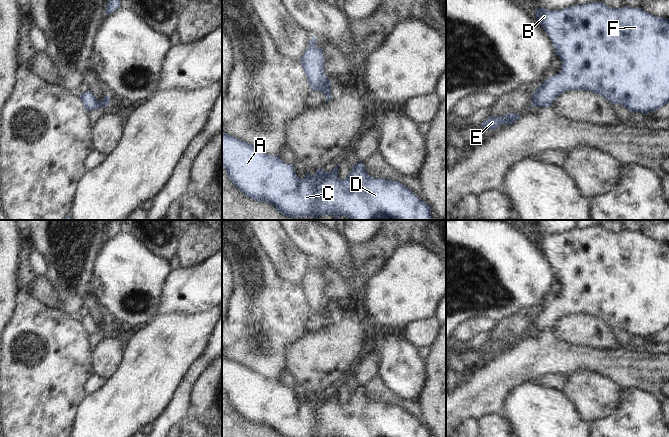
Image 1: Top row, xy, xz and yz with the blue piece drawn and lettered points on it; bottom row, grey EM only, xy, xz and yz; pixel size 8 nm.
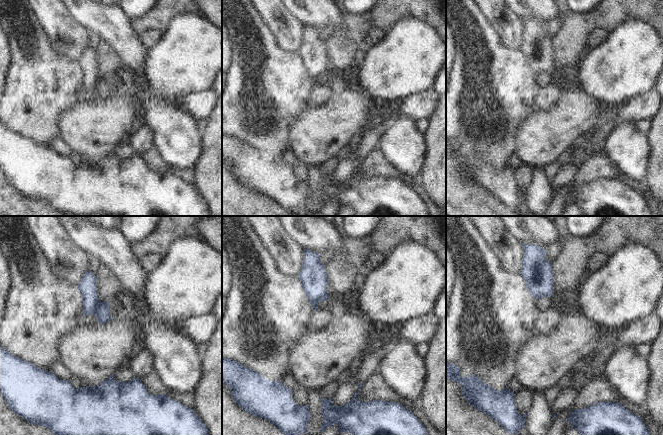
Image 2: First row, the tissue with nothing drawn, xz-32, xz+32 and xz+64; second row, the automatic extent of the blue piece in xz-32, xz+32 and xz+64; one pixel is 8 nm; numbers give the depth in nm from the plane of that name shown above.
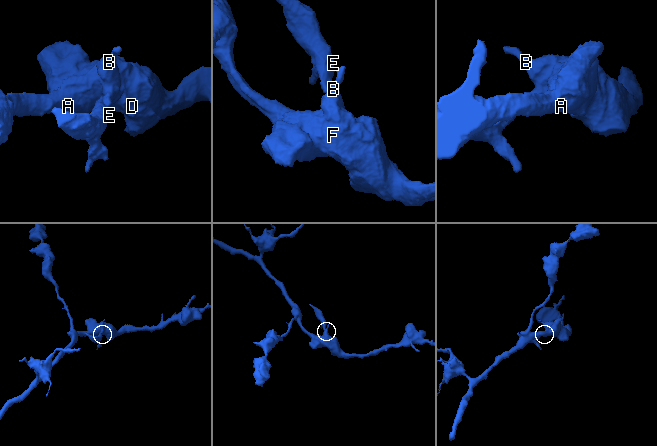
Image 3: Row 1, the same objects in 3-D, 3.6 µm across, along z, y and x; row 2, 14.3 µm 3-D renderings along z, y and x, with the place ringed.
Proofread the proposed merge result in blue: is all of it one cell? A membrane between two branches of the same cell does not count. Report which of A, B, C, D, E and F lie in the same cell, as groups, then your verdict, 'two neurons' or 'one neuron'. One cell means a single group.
A B C D F / E; two neurons

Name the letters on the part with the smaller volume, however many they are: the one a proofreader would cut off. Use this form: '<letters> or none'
E

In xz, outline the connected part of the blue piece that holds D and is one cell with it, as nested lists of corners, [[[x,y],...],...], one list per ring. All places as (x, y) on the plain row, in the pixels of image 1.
[[[222,353],[222,391],[233,408],[246,420],[260,426],[273,429],[280,437],[430,437],[431,431],[421,425],[405,409],[392,404],[371,401],[365,393],[364,386],[358,385],[353,389],[350,398],[340,404],[338,401],[338,389],[331,396],[322,392],[316,394],[315,399],[307,399],[299,402],[294,390],[284,387],[279,380],[271,380],[253,369],[246,367],[234,360],[225,357]]]

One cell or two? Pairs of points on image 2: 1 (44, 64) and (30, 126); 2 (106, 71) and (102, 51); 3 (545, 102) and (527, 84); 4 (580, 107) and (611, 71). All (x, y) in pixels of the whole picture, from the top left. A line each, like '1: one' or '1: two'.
1: one
2: one
3: two
4: two

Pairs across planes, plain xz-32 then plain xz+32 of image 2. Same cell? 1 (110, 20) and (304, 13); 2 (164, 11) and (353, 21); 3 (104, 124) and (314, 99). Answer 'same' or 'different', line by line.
1: same
2: same
3: different

